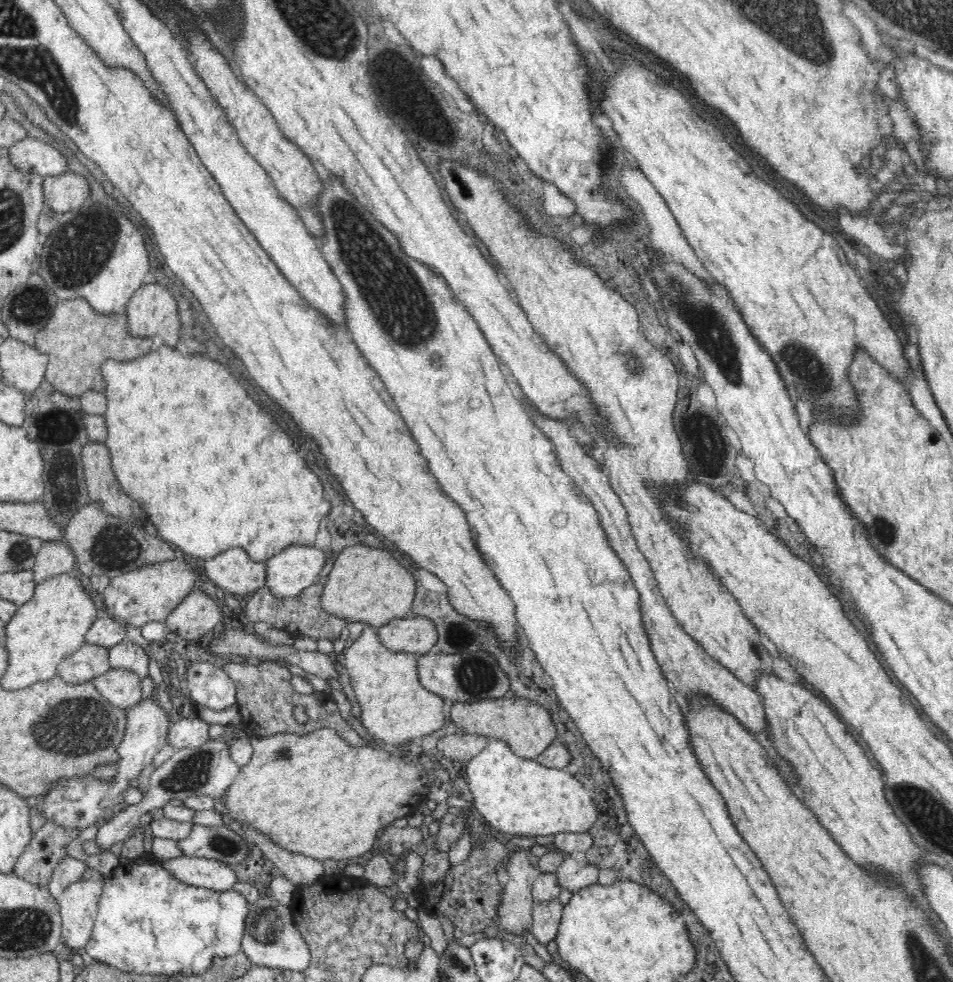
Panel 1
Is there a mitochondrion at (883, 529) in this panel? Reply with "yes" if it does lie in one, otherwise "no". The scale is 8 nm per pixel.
yes

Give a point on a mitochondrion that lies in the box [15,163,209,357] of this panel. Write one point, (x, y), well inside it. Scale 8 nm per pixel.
(74, 258)

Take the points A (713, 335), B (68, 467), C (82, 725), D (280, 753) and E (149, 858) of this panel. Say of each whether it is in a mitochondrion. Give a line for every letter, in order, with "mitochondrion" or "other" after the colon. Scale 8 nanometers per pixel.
A: mitochondrion
B: other
C: mitochondrion
D: mitochondrion
E: other

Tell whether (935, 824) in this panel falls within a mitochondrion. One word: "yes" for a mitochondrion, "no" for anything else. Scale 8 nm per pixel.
yes

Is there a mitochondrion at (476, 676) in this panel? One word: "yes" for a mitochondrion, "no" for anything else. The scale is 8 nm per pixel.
yes

